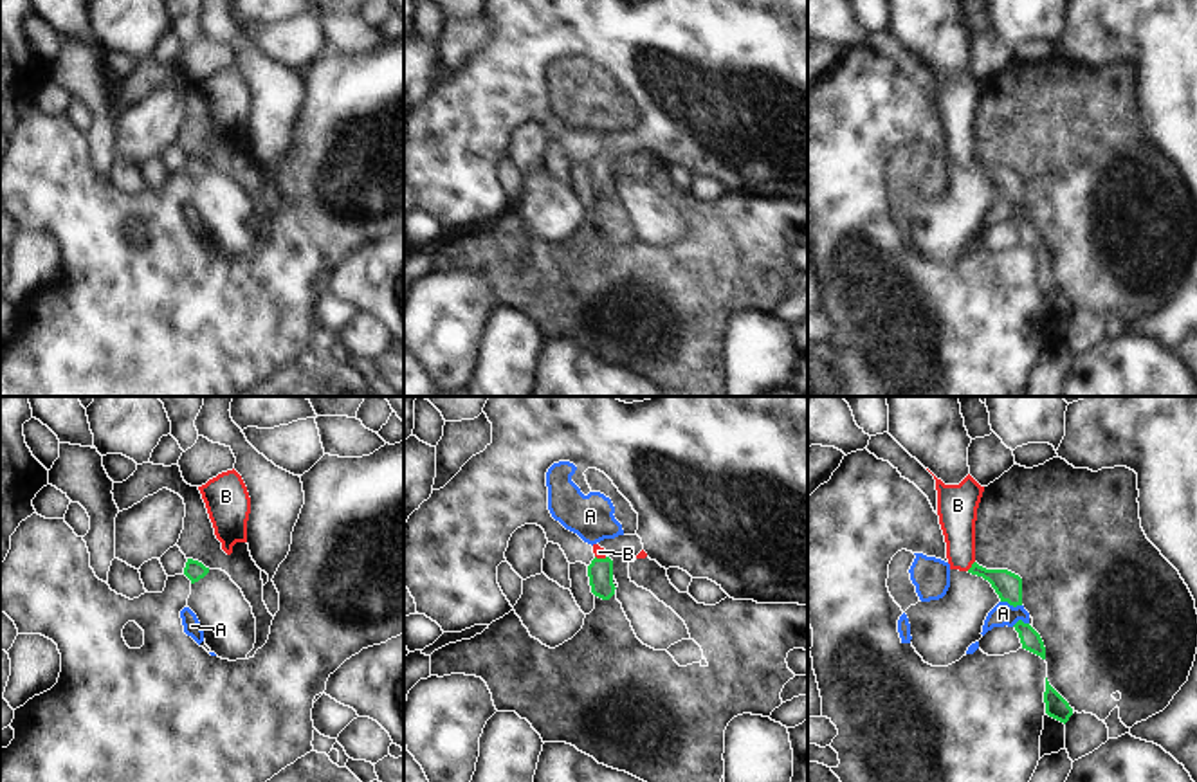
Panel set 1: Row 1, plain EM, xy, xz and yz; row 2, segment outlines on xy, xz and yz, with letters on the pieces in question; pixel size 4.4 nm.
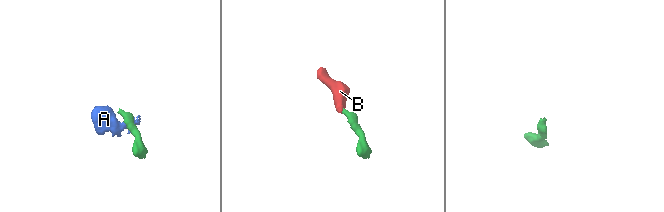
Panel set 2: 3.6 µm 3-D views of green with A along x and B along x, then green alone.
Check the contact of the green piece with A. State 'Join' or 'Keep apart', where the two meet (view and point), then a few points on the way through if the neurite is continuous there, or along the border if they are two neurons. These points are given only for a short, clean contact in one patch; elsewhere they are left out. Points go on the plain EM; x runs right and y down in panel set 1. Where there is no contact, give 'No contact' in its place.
Keep apart. Touches green at yz (1012, 200). Boundary: yz (1001, 197), (1021, 202)

